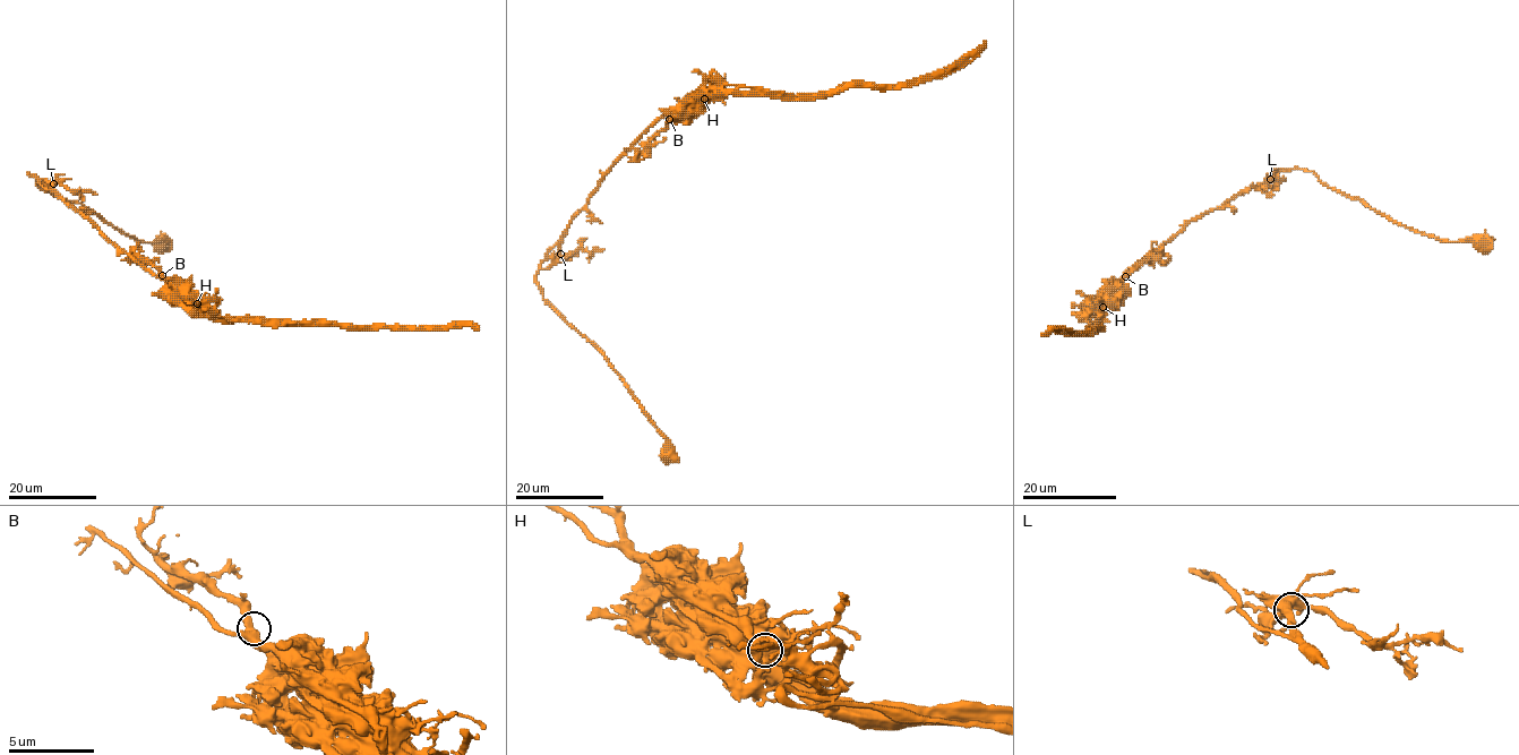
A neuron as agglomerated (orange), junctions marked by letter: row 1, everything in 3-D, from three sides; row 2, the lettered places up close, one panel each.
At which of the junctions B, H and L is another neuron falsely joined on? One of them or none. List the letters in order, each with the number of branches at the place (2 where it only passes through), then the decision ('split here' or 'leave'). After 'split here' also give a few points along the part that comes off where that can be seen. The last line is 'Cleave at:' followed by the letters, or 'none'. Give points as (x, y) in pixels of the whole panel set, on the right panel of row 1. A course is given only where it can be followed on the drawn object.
B: 3 branches meet; leave
H: 4 branches meet; split here; foreign part runs (1103, 307), (1099, 300), (1123, 276), (1186, 224), (1278, 172), (1294, 169), (1408, 228), (1492, 248)
L: 5 branches meet; leave
Cleave at: H

